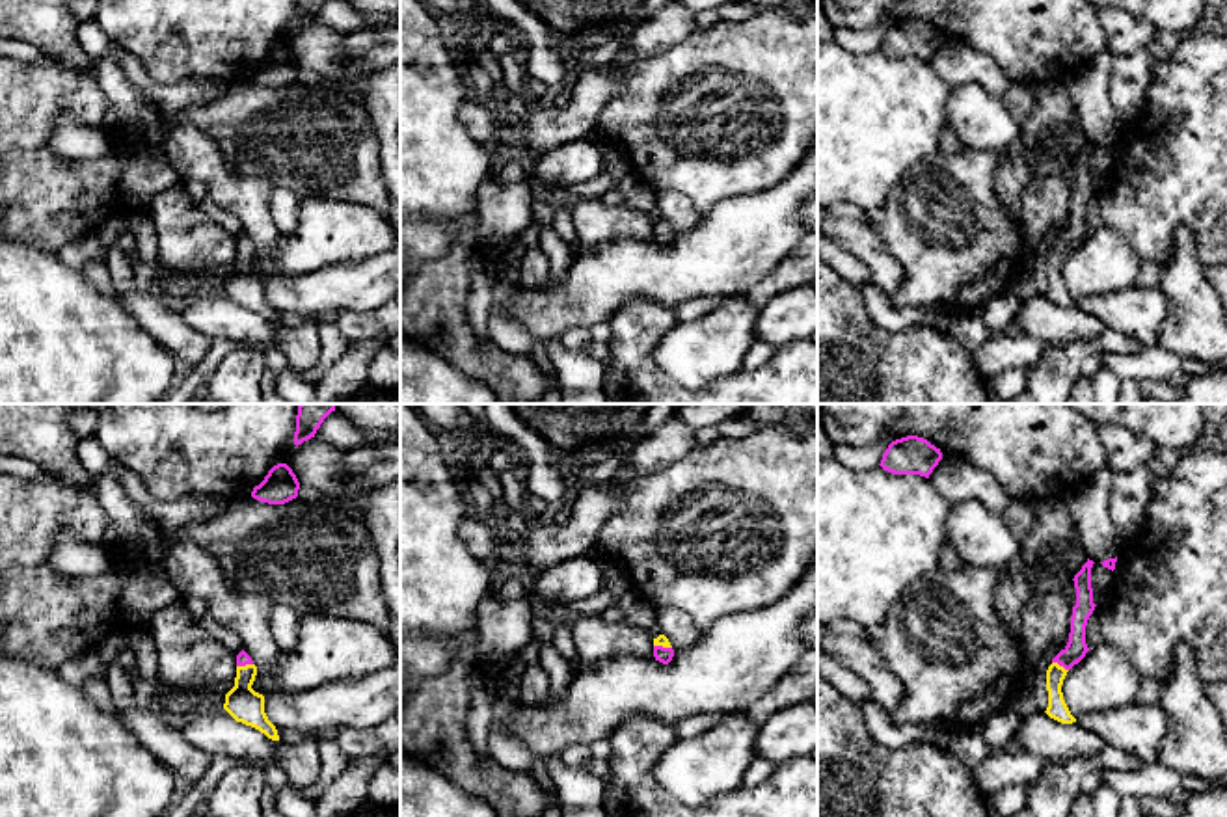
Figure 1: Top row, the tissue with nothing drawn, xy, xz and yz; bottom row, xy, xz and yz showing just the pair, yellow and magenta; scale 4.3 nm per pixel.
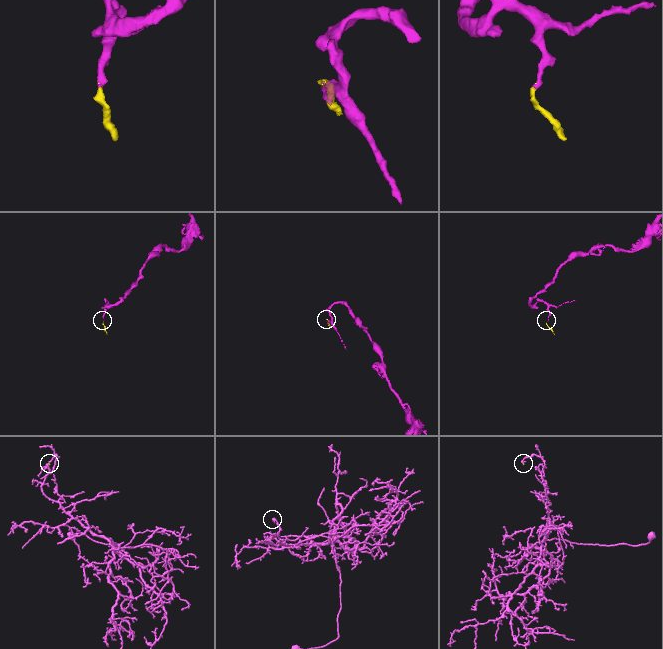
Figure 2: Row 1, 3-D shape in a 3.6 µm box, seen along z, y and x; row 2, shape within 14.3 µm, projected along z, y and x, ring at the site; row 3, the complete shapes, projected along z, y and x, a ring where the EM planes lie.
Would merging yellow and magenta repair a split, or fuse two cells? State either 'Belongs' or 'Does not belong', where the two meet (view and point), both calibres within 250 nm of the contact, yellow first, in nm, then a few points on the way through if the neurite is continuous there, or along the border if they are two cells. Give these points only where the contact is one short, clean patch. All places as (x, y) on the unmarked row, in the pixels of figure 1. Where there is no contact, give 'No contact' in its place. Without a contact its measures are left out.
Belongs. Touches yellow at yz (1058, 248). Thickness 90 nm (yellow) against 90 nm. Path across: yz (1056, 293), (1058, 248), (1077, 231)

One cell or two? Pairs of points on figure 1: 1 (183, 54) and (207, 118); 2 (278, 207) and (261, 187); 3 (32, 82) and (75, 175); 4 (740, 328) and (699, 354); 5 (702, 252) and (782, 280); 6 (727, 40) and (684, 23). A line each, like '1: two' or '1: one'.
1: two
2: two
3: one
4: one
5: two
6: two

